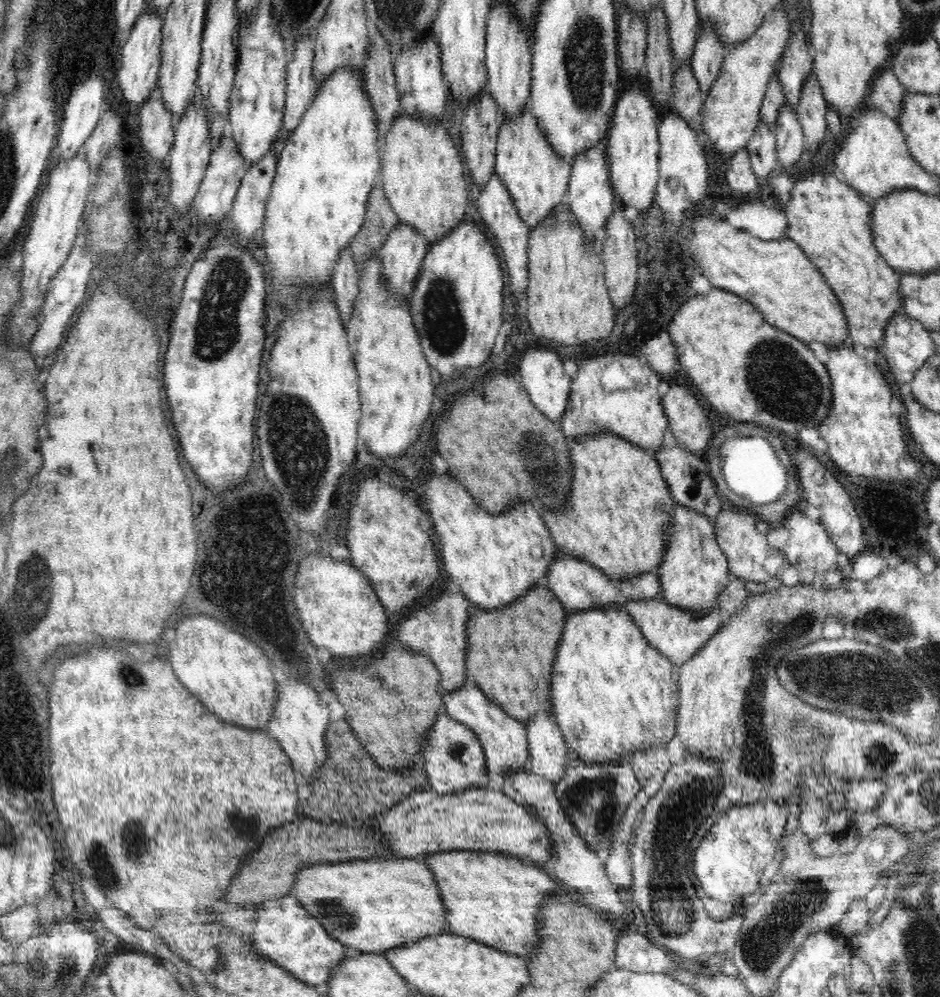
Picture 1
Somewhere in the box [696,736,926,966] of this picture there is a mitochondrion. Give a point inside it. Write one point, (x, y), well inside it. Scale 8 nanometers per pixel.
(879, 755)

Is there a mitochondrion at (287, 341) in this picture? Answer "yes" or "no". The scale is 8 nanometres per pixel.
no

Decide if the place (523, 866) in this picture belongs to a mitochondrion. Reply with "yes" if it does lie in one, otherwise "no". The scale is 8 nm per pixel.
no

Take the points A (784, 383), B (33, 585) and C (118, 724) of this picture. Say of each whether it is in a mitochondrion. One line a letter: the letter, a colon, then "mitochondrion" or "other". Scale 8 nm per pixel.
A: mitochondrion
B: mitochondrion
C: other

